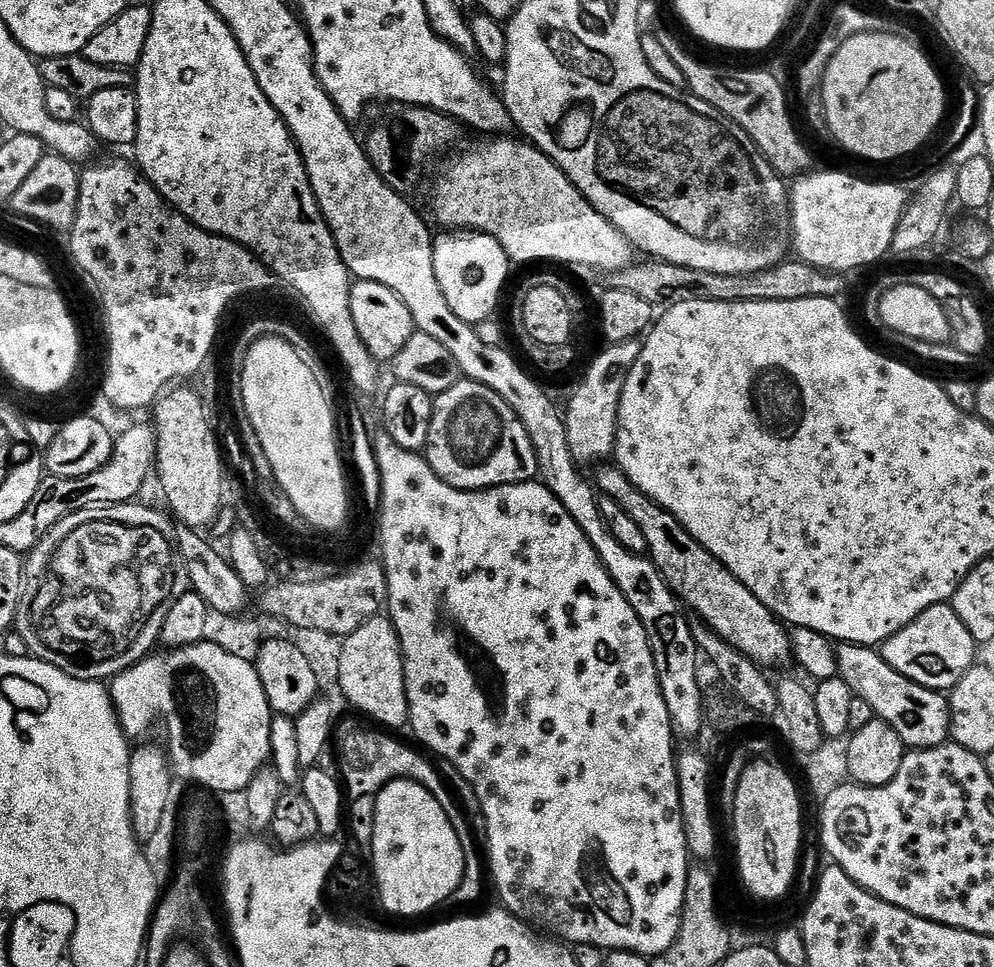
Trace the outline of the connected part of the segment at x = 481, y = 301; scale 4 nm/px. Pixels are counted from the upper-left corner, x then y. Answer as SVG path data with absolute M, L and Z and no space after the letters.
M448 230L440 235L435 237L432 245L434 274L450 310L458 314L462 323L473 326L493 319L492 311L500 304L510 269L510 261L502 246L485 232Z

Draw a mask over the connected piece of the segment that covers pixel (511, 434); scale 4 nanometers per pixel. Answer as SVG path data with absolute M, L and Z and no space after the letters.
M467 378L457 379L450 390L433 399L426 459L439 480L464 492L483 492L485 488L501 488L507 484L526 484L535 481L540 470L526 426L522 426L514 410L498 394Z

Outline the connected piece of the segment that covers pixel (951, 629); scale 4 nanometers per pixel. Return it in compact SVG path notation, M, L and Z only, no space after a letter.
M948 602L930 605L926 611L918 614L918 618L914 618L914 622L879 645L878 651L891 668L898 670L898 674L937 690L953 689L978 660L976 640Z

